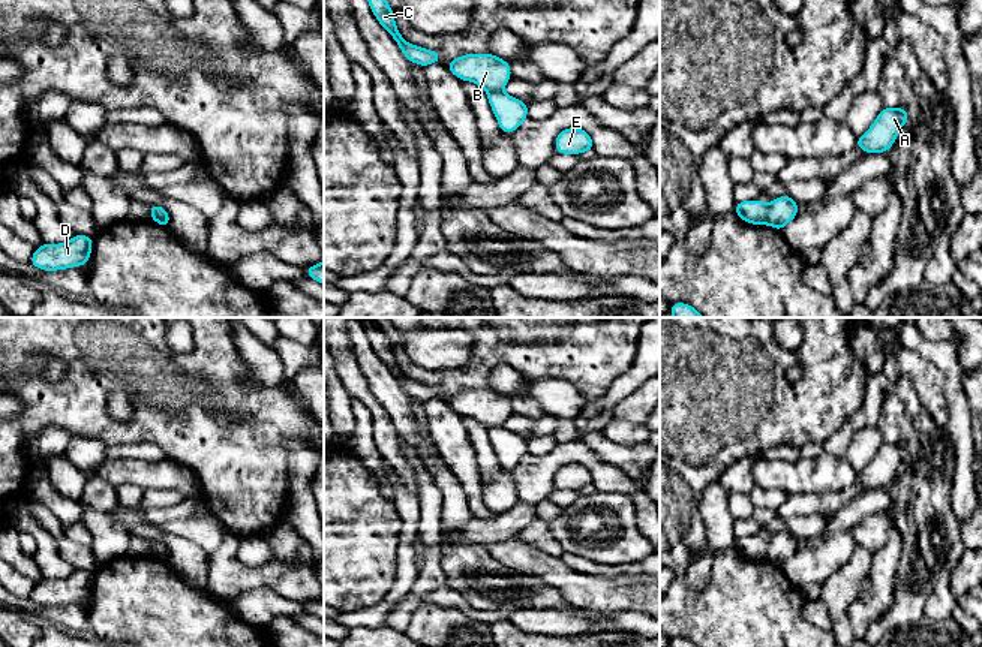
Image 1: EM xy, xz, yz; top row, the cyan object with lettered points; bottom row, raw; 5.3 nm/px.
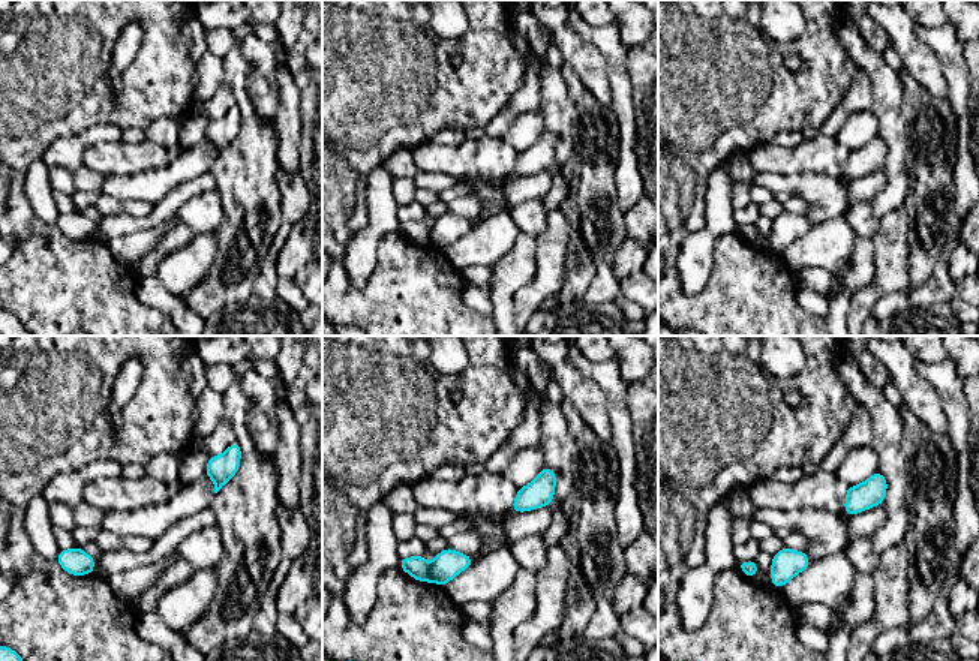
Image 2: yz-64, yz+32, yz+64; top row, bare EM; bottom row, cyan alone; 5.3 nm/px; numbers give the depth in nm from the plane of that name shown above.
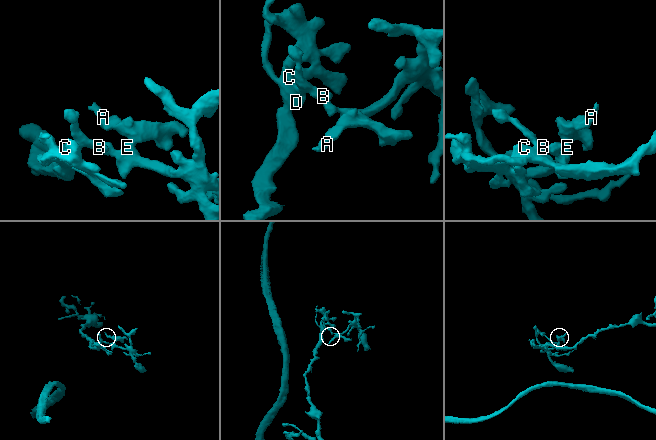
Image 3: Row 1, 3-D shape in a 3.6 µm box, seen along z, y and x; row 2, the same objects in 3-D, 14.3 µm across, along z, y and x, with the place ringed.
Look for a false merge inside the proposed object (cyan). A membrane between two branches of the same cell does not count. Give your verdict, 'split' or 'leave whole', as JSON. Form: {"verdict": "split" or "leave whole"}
{"verdict": "split"}

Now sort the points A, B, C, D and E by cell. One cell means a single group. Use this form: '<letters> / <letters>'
A E / B C D

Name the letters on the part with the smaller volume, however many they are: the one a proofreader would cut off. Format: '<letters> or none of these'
A, E

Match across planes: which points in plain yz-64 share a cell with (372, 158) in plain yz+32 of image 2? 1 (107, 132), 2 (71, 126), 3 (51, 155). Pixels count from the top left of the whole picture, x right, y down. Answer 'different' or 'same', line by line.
1: different
2: same
3: different

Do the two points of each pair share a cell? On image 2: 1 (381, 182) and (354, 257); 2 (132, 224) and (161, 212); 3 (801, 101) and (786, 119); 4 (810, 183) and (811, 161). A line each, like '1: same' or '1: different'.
1: same
2: same
3: same
4: different

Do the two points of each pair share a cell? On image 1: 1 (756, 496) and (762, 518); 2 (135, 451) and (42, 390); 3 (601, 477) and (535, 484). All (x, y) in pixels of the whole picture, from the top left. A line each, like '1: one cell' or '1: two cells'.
1: two cells
2: two cells
3: one cell

